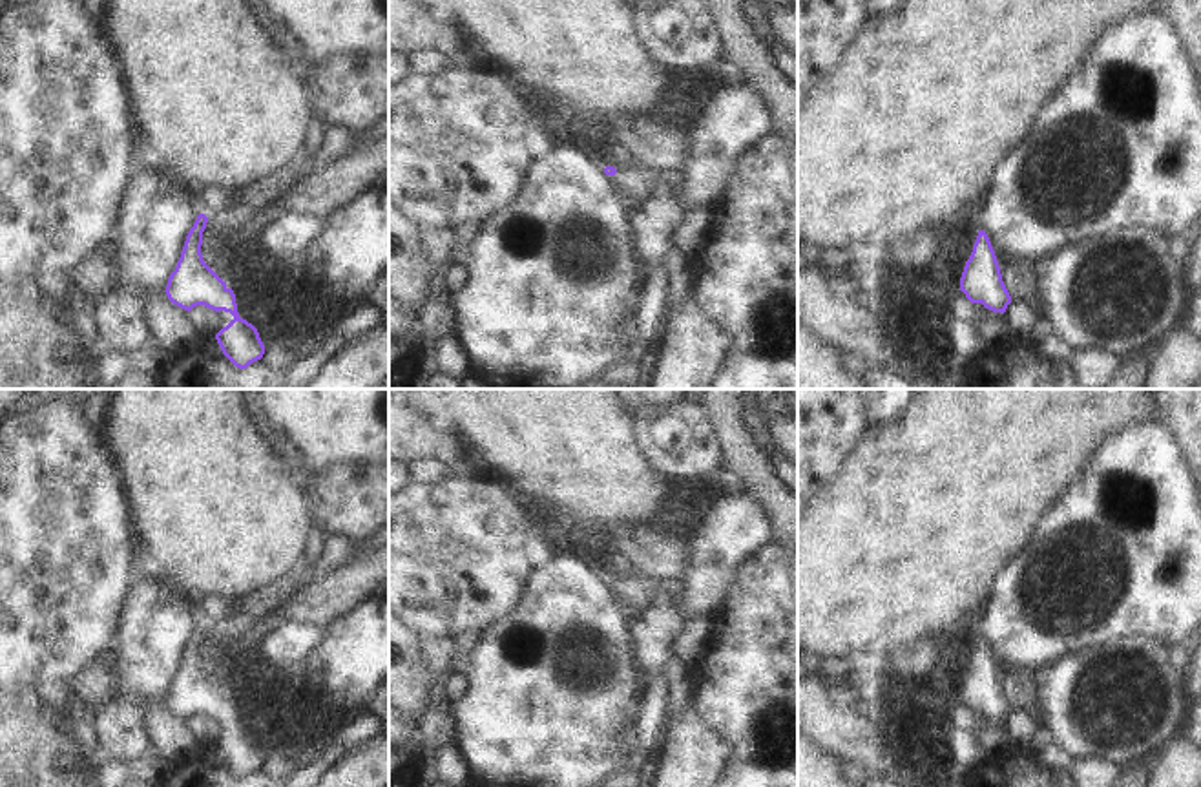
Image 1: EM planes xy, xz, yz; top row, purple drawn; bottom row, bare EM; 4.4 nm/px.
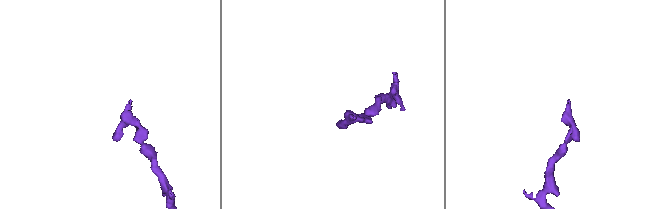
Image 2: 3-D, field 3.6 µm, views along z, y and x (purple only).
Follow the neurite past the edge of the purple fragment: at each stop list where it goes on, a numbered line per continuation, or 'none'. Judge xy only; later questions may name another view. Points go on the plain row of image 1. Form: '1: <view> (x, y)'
none

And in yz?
none

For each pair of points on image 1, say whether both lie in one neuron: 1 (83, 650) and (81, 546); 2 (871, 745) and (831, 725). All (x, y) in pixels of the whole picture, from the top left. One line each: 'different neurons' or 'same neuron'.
1: same neuron
2: same neuron

